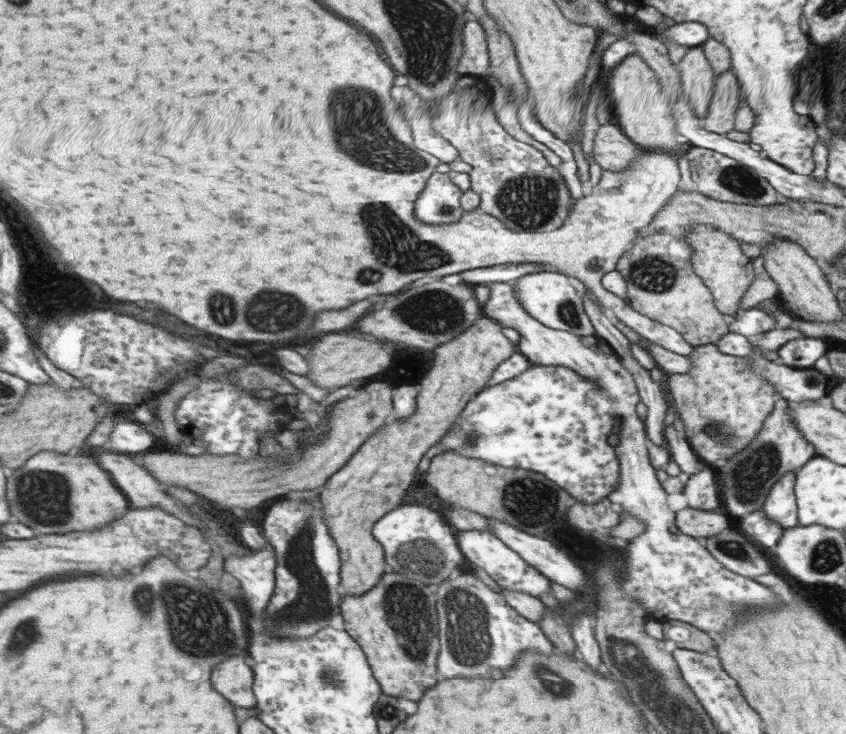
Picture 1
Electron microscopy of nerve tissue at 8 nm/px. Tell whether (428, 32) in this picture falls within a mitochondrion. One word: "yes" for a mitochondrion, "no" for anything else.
yes

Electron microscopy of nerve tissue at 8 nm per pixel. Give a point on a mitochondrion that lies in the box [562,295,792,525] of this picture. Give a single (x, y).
(748, 475)

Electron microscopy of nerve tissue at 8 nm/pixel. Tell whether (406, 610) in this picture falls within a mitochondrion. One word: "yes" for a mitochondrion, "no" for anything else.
yes

